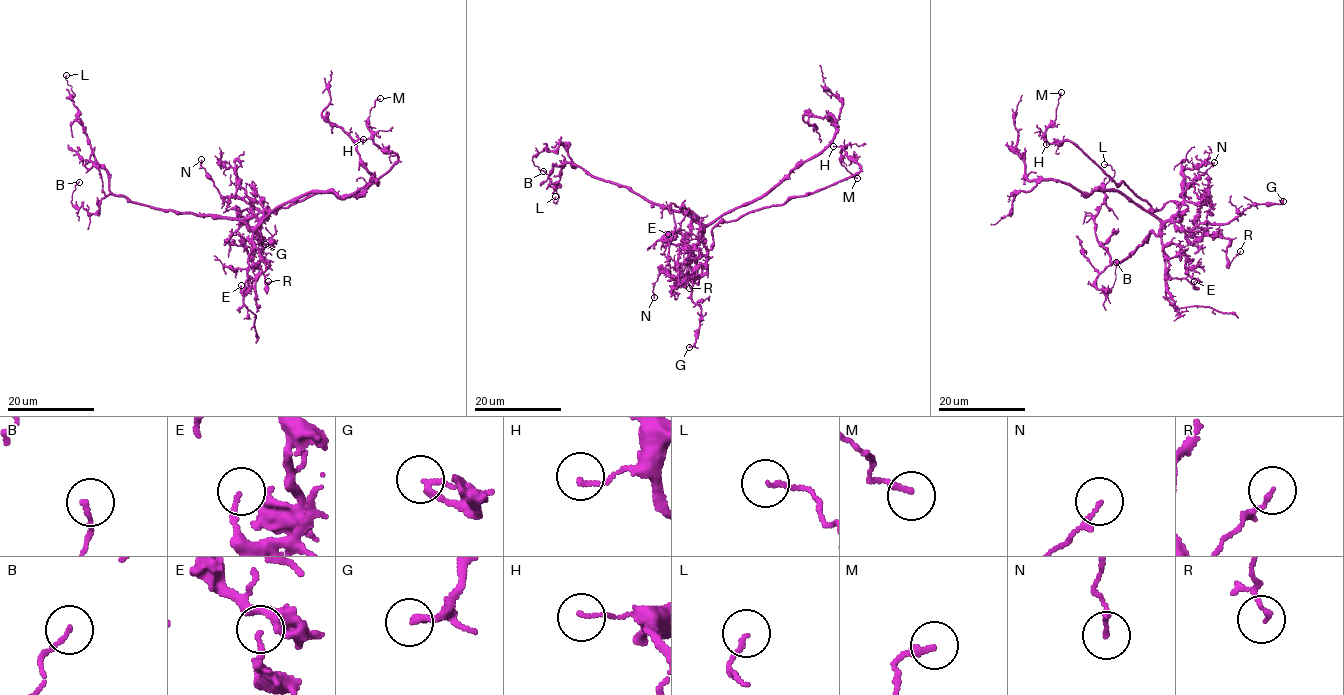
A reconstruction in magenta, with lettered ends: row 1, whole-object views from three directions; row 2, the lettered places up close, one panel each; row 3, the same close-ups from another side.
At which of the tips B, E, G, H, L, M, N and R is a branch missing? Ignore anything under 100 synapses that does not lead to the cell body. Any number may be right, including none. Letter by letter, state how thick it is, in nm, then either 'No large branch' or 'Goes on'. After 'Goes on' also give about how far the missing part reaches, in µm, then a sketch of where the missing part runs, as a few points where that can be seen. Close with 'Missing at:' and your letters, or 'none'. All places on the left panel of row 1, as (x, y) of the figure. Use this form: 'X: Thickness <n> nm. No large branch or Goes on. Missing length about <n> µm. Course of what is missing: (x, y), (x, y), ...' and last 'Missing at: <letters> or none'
B: Thickness 120 nm. No large branch
E: Thickness 160 nm. No large branch
G: Thickness 220 nm. No large branch
H: Thickness 120 nm. No large branch
L: Thickness 130 nm. No large branch
M: Thickness 200 nm. No large branch
N: Thickness 140 nm. No large branch
R: Thickness 120 nm. No large branch
Missing at: none

